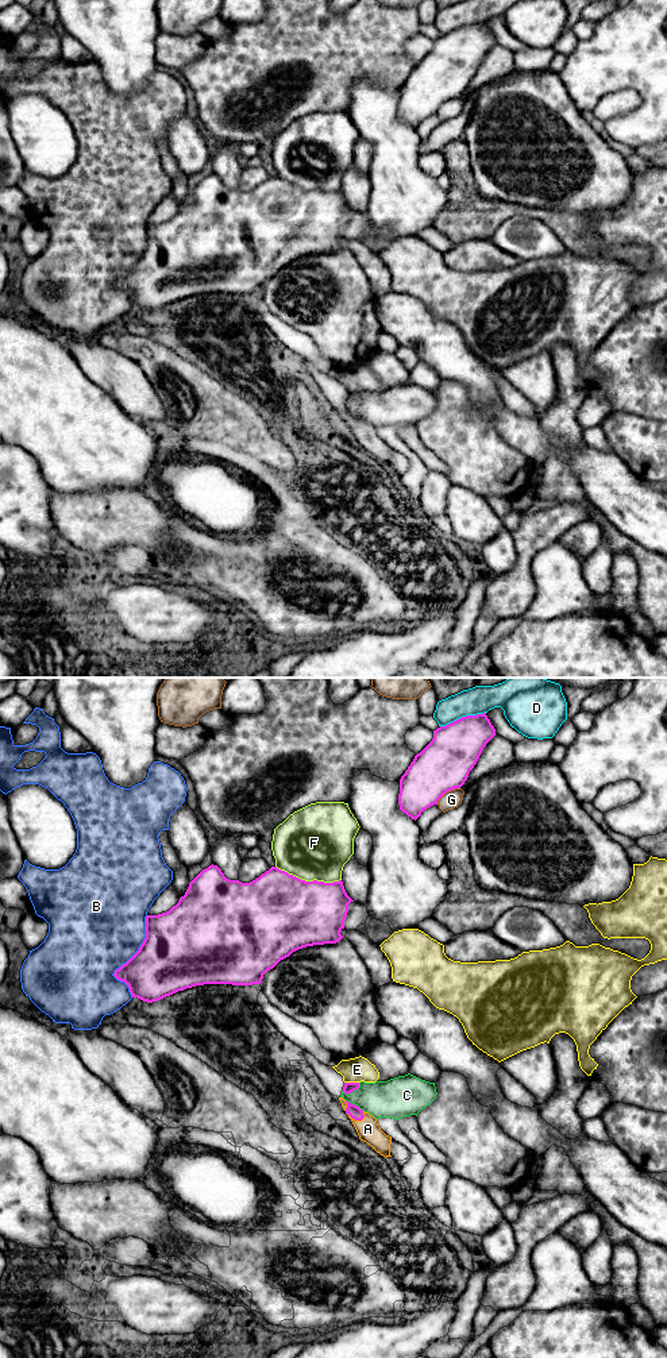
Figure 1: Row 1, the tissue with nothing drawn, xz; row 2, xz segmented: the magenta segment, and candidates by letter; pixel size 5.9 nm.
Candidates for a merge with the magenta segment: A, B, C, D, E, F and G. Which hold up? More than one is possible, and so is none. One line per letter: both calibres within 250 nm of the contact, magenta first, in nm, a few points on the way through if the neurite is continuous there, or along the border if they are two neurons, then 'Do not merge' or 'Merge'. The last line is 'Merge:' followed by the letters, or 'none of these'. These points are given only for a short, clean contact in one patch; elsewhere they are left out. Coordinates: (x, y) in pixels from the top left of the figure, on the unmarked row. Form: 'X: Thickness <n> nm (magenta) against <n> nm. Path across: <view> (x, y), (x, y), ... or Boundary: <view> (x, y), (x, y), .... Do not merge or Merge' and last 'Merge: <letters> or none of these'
A: Thickness 80 nm (magenta) against 140 nm. Merge
B: Thickness 400 nm (magenta) against 500 nm. Do not merge
C: Thickness 60 nm (magenta) against 220 nm. Boundary: xz (359, 392), (355, 398), (347, 402), (342, 400). Do not merge
D: Thickness 300 nm (magenta) against 150 nm. Do not merge
E: Thickness 60 nm (magenta) against 150 nm. Boundary: xz (344, 390), (358, 392). Do not merge
F: Thickness 480 nm (magenta) against 440 nm. Do not merge
G: Thickness 300 nm (magenta) against 110 nm. Do not merge
Merge: A

